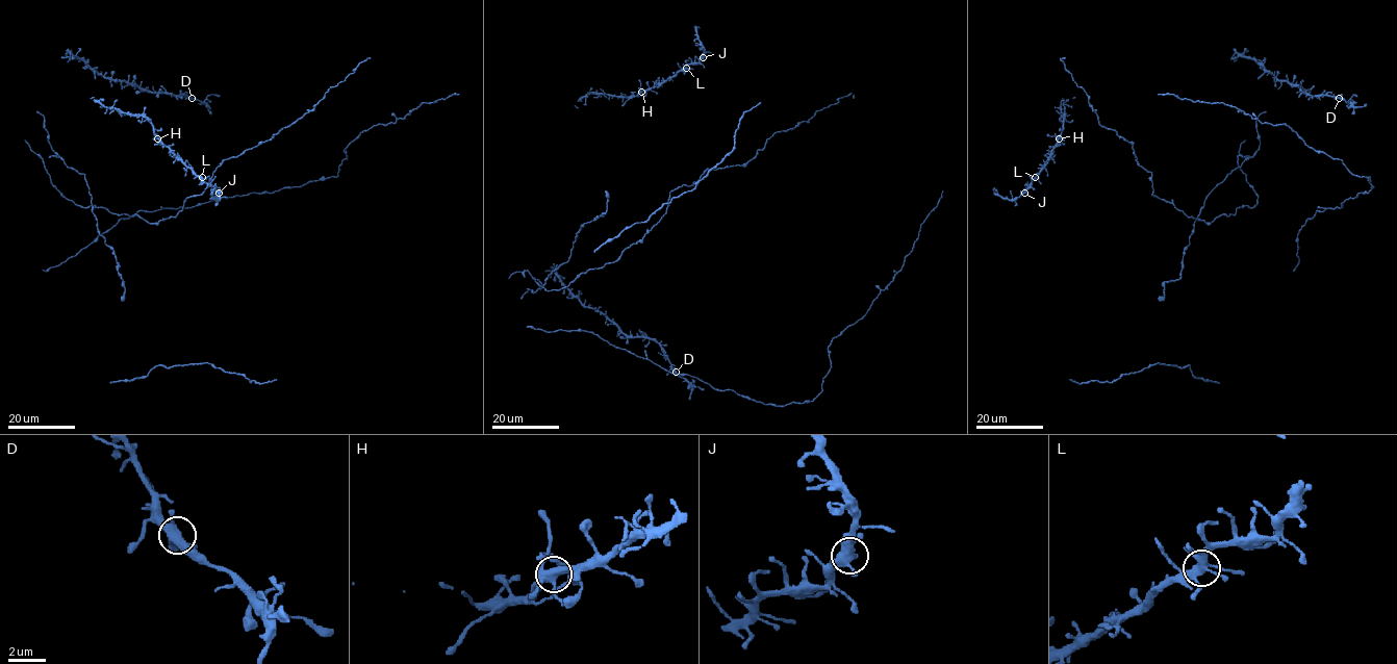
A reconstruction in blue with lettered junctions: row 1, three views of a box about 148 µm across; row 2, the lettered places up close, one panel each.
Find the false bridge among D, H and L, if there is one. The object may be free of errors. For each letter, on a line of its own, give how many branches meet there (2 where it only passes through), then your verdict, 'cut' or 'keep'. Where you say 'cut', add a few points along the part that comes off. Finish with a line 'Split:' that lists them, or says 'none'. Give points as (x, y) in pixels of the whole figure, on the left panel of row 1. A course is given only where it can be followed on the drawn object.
D: branches 5; keep
H: branches 6; keep
L: branches 6; keep
Split: none

